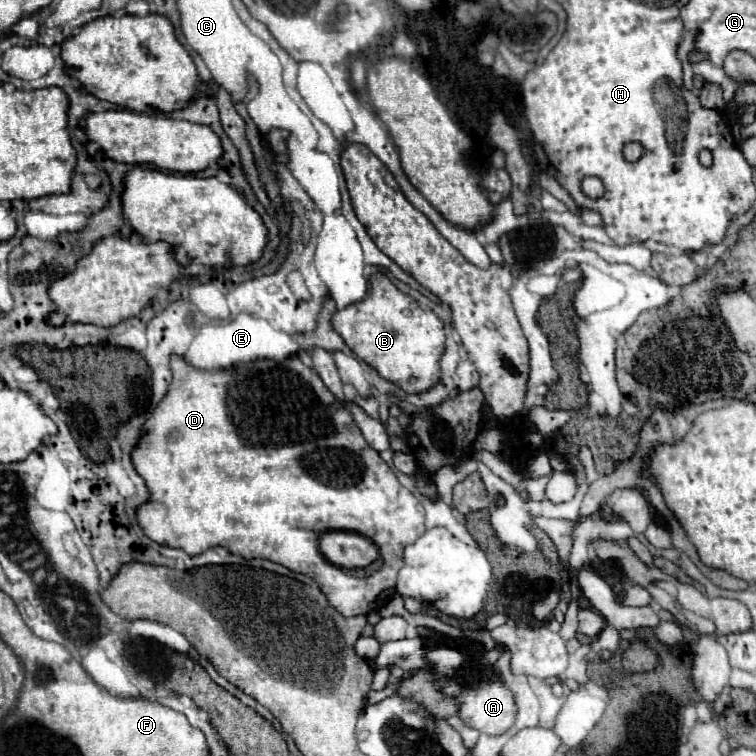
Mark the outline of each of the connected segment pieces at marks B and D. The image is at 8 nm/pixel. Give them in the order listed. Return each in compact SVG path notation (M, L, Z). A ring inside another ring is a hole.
M383 272L373 274L369 282L369 298L337 310L333 314L333 328L357 358L371 364L385 380L397 384L407 394L421 394L433 388L441 380L439 360L445 352L443 322L431 310L423 310L415 300L411 302Z
M173 356L171 358L171 370L173 370L173 382L169 386L169 392L155 408L153 418L149 418L145 422L141 442L133 450L135 470L139 472L139 476L143 476L143 480L147 482L147 486L151 490L149 502L143 504L137 512L143 532L151 540L155 540L157 544L181 548L187 554L205 552L207 550L207 538L213 538L213 546L223 546L229 552L243 556L247 560L251 560L251 558L273 560L273 562L277 562L277 564L281 564L293 572L301 572L301 574L313 578L321 586L329 604L335 606L337 612L341 612L343 616L367 614L371 610L379 610L381 606L385 606L385 602L395 594L397 572L403 566L405 546L413 544L427 530L425 528L425 510L423 510L421 502L407 488L403 488L399 484L393 470L385 464L385 460L379 456L379 452L373 450L365 442L365 438L361 438L361 432L357 430L357 426L353 426L353 416L345 410L345 406L341 402L337 402L337 414L335 414L335 396L327 390L327 386L321 382L317 372L307 368L297 356L283 360L281 366L275 360L255 360L255 362L247 362L245 366L235 366L229 370L197 370L197 368L189 366L183 358ZM325 530L351 530L351 532L359 532L359 534L371 538L377 544L377 548L381 550L381 558L385 564L377 572L373 572L371 576L353 576L353 574L325 562L325 558L321 558L321 552L317 550L317 538Z

